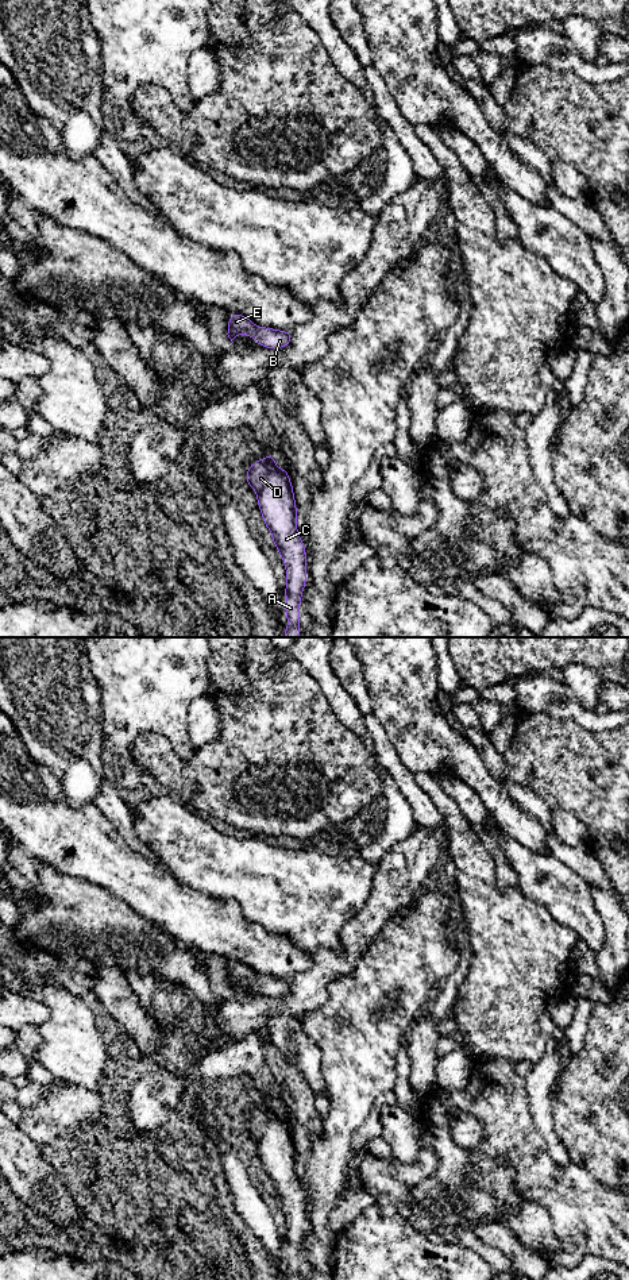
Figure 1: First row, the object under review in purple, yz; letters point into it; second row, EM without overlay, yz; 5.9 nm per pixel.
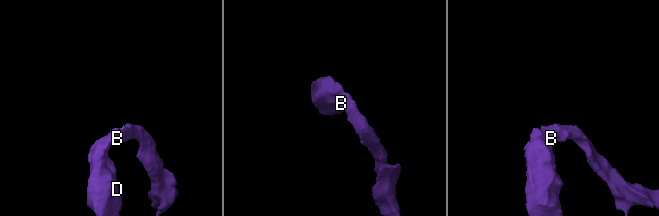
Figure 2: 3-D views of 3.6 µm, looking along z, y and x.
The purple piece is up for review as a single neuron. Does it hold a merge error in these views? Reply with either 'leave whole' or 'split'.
leave whole

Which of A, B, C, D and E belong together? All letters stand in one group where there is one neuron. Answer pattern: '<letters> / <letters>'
A B C D E

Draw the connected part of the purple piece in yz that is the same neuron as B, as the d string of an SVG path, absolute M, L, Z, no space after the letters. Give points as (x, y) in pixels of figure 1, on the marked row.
M229 313L228 338L232 342L240 334L250 335L262 348L285 348L293 340L290 331L256 327L251 319L239 313Z

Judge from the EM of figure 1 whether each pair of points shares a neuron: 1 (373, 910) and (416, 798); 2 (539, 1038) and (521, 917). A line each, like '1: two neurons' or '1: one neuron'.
1: two neurons
2: one neuron

